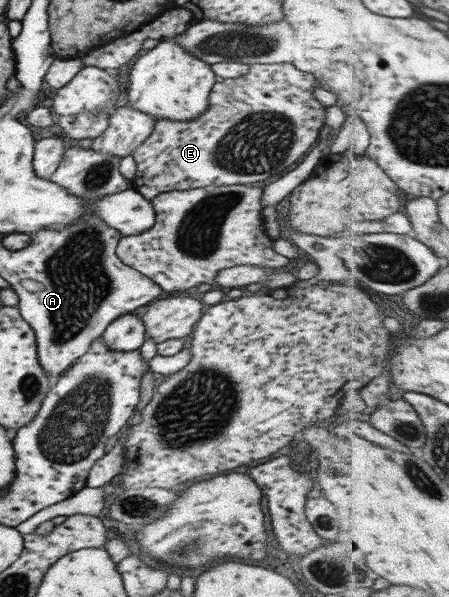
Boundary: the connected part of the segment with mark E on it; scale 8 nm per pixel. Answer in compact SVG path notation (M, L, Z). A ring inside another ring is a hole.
M290 62L249 65L249 70L243 76L215 82L209 92L207 109L197 119L187 122L173 122L164 119L154 121L151 135L139 147L135 148L133 154L131 154L133 161L135 161L135 177L129 181L131 188L135 189L143 198L149 201L151 198L155 198L157 194L171 192L171 190L189 190L209 185L229 186L251 184L251 182L261 183L261 180L268 179L273 174L279 174L279 172L287 170L293 162L297 162L305 152L309 151L309 148L317 142L324 130L324 107L322 103L313 98L315 94L314 86L315 78L309 73L297 70Z

